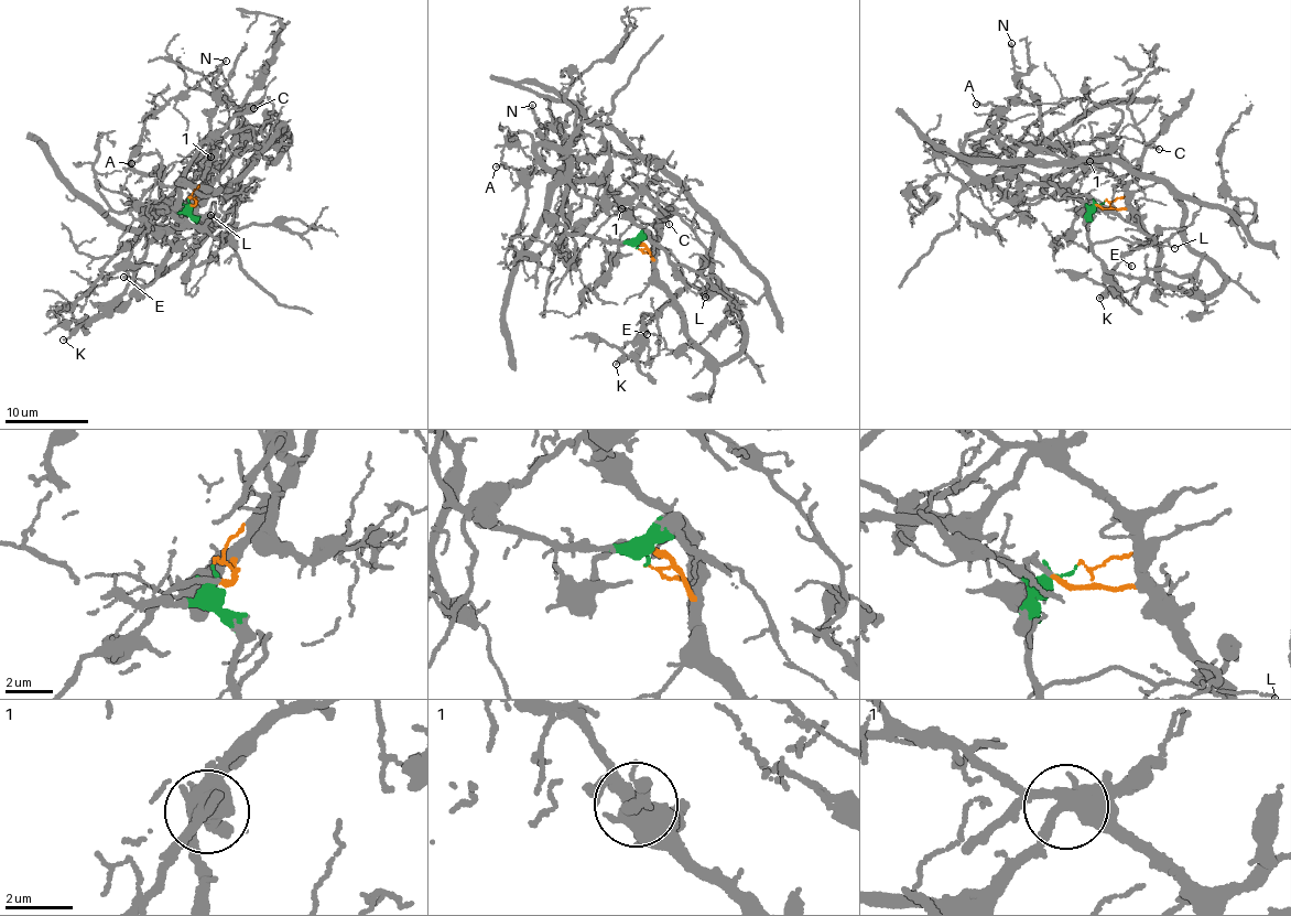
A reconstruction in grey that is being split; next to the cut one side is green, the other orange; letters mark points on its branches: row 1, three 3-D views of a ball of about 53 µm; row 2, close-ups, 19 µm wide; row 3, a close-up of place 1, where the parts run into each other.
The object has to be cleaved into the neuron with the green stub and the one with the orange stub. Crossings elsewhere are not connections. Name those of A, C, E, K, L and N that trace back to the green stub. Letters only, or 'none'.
L

